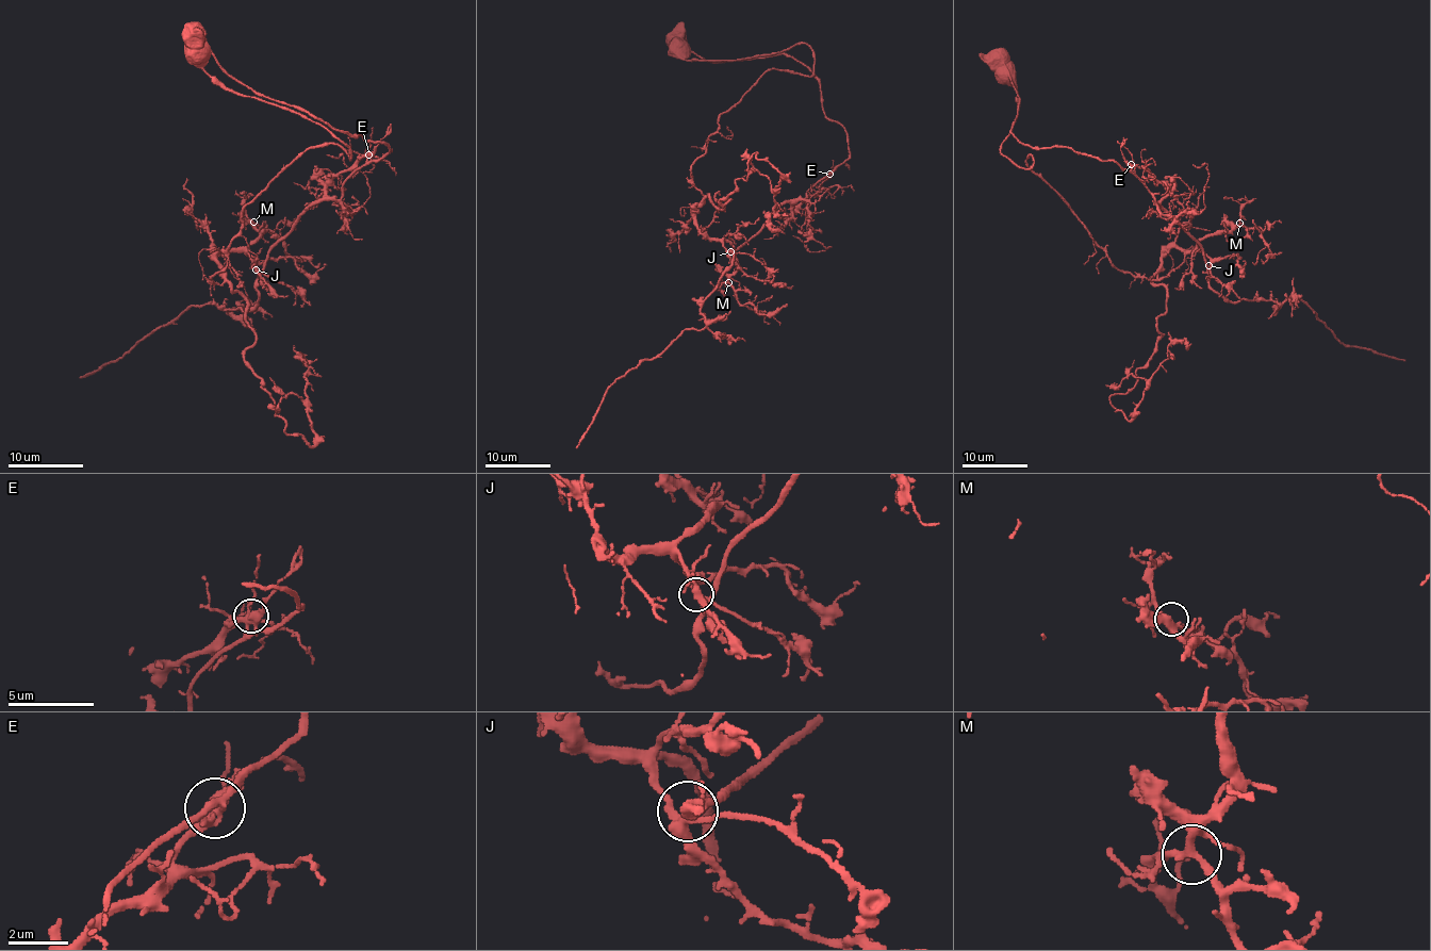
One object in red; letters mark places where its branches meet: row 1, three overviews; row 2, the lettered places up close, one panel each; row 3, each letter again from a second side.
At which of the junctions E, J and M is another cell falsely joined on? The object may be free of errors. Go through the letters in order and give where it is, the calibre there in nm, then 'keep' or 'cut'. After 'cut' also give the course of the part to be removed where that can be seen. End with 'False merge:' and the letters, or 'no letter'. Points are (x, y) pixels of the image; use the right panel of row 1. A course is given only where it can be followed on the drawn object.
E: place (1131, 164); calibre 320 nm; keep
J: place (1209, 265); calibre 220 nm; cut; course (1209, 265), (1202, 246), (1115, 161), (1023, 144), (1012, 133), (1018, 94), (1003, 65), (979, 54)
M: place (1239, 223); calibre 280 nm; keep
False merge: J

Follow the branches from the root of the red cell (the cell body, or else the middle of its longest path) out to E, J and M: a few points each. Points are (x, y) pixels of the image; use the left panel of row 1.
E: (197, 51), (207, 49), (257, 93), (390, 148), (376, 160), (368, 154)
J: (197, 51), (207, 49), (257, 93), (390, 148), (352, 175), (339, 199), (314, 200), (255, 269)
M: (197, 51), (390, 148), (339, 199), (314, 200), (259, 272), (253, 222)

